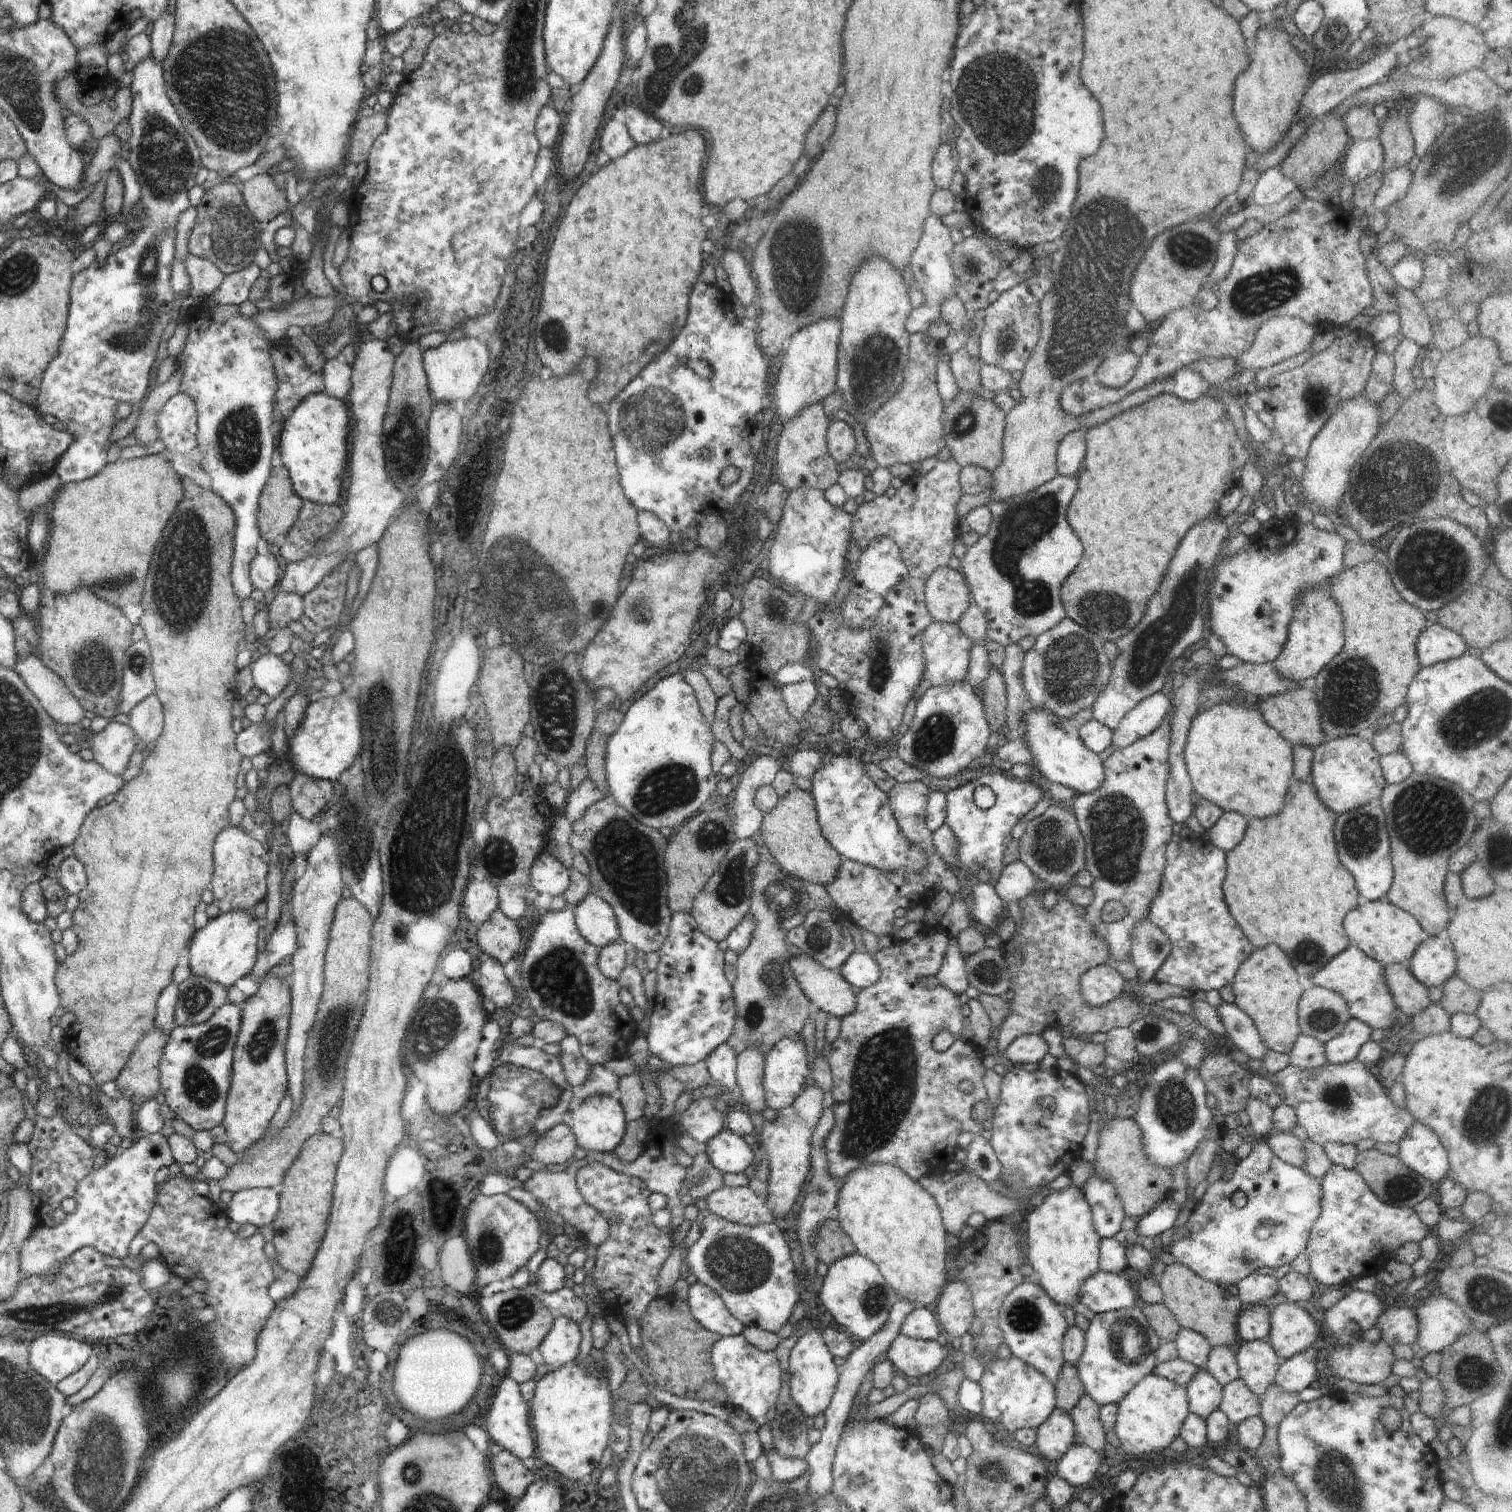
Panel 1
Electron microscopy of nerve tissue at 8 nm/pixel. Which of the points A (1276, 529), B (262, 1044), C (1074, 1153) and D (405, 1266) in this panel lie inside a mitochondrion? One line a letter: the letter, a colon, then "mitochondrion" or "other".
A: other
B: mitochondrion
C: other
D: other

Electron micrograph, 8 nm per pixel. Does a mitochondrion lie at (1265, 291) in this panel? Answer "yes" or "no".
yes

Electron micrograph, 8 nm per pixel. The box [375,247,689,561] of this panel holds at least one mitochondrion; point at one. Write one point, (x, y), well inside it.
(404, 440)

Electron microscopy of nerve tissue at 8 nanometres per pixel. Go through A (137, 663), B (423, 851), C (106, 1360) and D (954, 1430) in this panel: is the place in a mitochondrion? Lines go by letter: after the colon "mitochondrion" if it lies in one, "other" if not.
A: mitochondrion
B: mitochondrion
C: other
D: other

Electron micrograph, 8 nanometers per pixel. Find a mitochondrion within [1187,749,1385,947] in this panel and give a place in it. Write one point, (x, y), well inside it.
(1359, 838)

